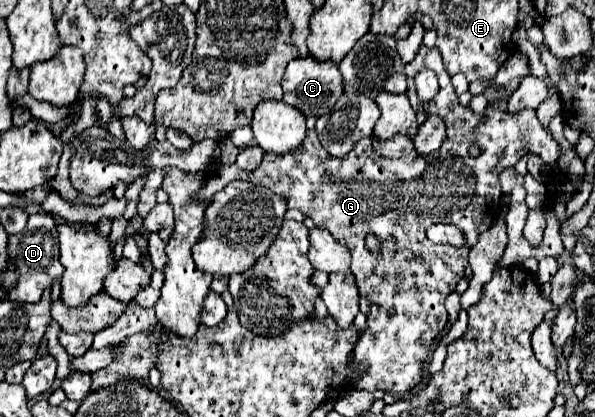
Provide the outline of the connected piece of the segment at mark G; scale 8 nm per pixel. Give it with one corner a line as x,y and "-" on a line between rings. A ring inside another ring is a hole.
420,44
416,58
406,64
406,76
408,76
408,92
406,94
410,98
410,104
414,104
416,112
420,112
420,100
416,100
416,90
412,88
416,68
424,64
424,67
432,68
438,76
438,82
440,82
438,96
432,98
430,102
422,104
422,110
428,116
436,114
446,124
446,134
448,136
446,136
444,144
440,146
440,150
436,154
430,154
430,156
418,156
416,152
386,154
386,142
382,142
378,138
364,138
364,140
356,142
354,150
348,152
344,158
334,158
322,148
316,132
308,130
306,140
296,150
292,150
288,154
266,154
262,164
252,172
240,170
236,166
222,166
220,172
214,174
204,184
204,190
200,190
200,194
196,194
196,198
200,198
200,200
210,200
226,184
230,184
234,180
240,180
240,178
250,180
256,186
268,186
276,194
286,196
288,208
300,210
304,216
312,218
318,228
330,230
330,234
336,240
348,244
348,248
352,252
352,274
356,278
360,296
368,298
370,310
366,314
368,330
356,342
354,352
352,352
352,368
358,374
350,376
346,388
360,388
360,390
368,390
368,392
384,390
384,392
402,394
402,392
414,388
420,382
422,362
426,360
434,338
446,326
446,320
448,320
448,312
444,308
444,298
448,296
448,292
452,292
456,288
458,280
464,276
464,266
468,264
470,246
474,246
478,236
494,224
494,220
500,212
500,204
502,204
502,192
500,192
500,184
498,184
500,170
504,170
508,166
514,166
524,156
524,148
528,148
528,144
524,144
522,138
526,142
534,142
534,152
546,164
556,162
558,156
560,156
558,142
544,132
544,128
538,122
534,110
522,110
522,114
508,114
508,110
490,108
490,112
476,114
472,108
460,106
458,94
454,92
450,76
446,74
441,55
436,50
436,48
426,48
424,44
-
472,142
478,142
480,148
482,148
482,154
478,158
472,158
468,154
468,148
472,146
-
394,184
400,184
398,190
394,188
394,192
400,192
394,198
400,200
398,204
406,204
406,206
388,208
386,212
380,212
380,190
390,190
392,192
-
434,222
448,222
448,224
460,226
468,244
462,246
462,248
454,248
450,244
430,242
426,238
426,230
-
366,234
376,234
380,238
380,242
382,242
382,254
380,256
372,256
364,248
364,236

